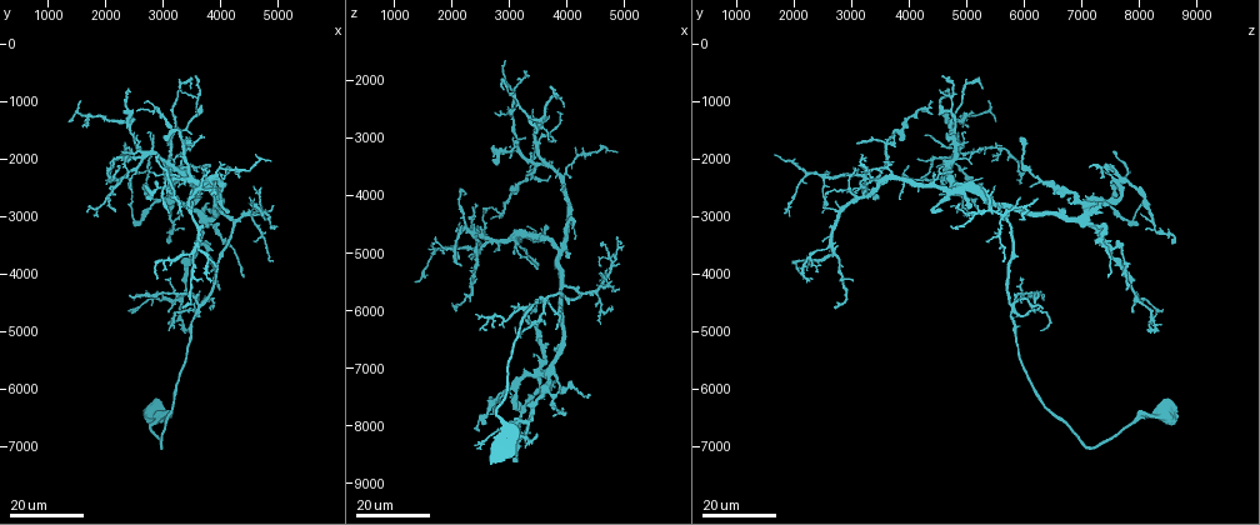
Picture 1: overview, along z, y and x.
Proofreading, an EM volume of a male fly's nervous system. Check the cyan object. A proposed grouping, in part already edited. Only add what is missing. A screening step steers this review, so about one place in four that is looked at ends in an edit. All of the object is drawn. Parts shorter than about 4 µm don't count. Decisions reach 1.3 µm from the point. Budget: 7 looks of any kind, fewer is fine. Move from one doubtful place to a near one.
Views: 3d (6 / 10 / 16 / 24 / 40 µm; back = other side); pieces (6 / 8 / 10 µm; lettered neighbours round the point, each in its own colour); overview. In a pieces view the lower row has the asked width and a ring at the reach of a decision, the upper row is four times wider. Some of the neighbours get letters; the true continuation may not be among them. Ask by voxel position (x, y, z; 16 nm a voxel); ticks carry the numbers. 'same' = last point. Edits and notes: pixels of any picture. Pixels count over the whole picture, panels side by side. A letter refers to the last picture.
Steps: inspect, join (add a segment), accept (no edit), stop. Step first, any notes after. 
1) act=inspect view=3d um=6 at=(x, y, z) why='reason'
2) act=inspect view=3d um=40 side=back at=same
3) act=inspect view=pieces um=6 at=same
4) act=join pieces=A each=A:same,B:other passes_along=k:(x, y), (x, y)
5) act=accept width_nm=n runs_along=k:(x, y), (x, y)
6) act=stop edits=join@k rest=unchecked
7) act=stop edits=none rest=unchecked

act=inspect view=3d um=24 at=(3750, 4650, 6350) why='tapers out'

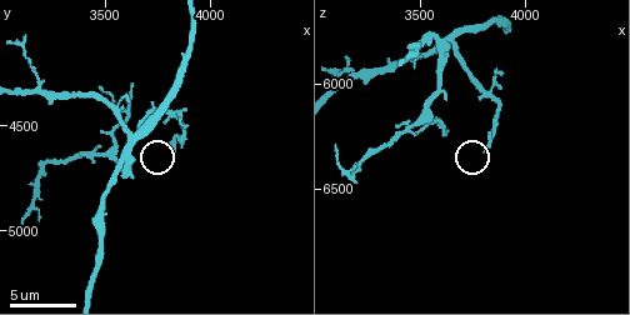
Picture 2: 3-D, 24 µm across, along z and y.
act=inspect view=pieces um=8 at=(3800, 4610, 6310) why='see the neighbours'

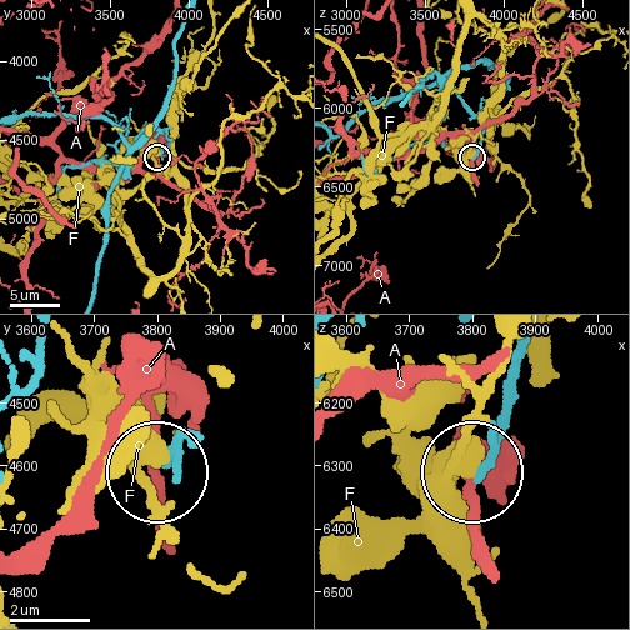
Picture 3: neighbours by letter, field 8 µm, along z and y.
act=accept each=A:other,F:other runs_along=3:(516, 344), (516, 394), (479, 471) found='none of them fits'

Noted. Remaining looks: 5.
act=inspect view=3d um=24 at=(2400, 2000, 4200) why='tapers out'

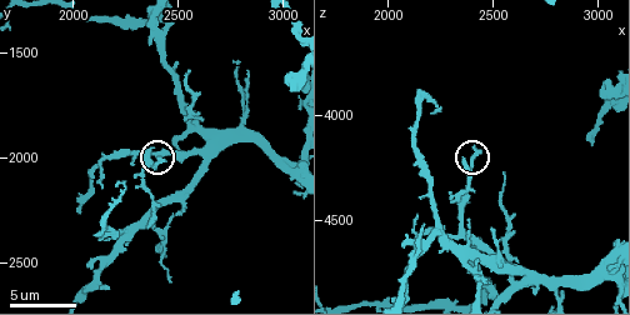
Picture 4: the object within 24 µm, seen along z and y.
act=inspect view=pieces um=10 at=(2420, 2010, 4160)

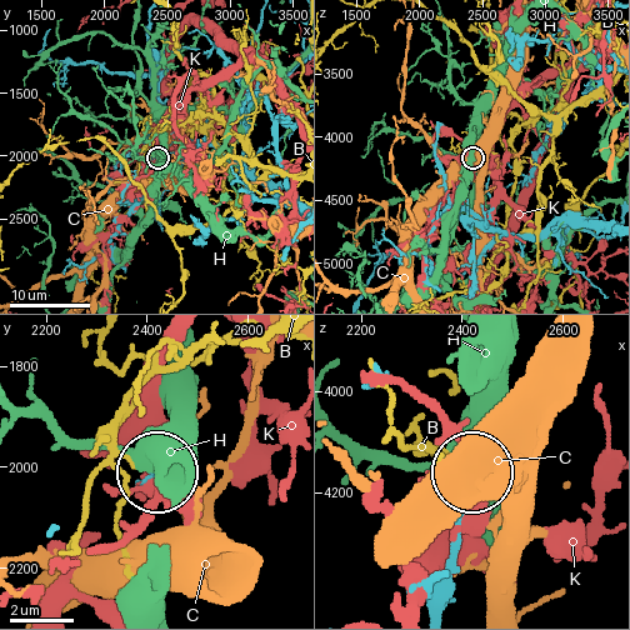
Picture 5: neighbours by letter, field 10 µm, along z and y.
act=accept each=B:other,C:other,H:other,K:other found='none of them fits'

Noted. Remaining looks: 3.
act=inspect view=3d um=16 at=(3250, 2450, 6100) why='tapers out'

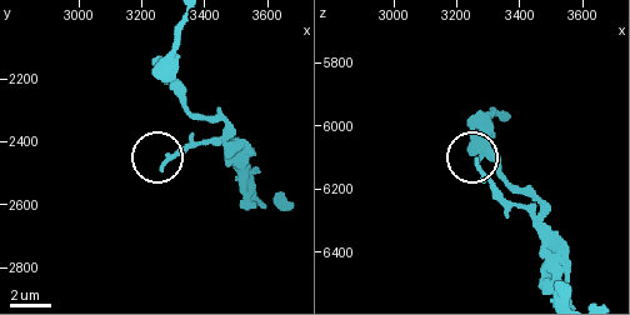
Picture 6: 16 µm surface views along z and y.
act=inspect view=pieces um=6 at=(3270, 2490, 6110)

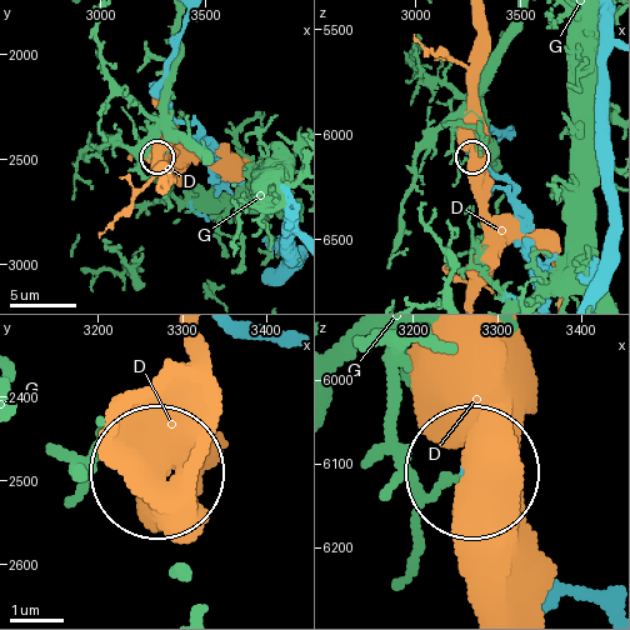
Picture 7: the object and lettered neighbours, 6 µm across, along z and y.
act=accept width_nm=180 each=D:other,G:other found='no lettered segment goes on from it'

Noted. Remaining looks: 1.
act=stop edits=none rest=unchecked

